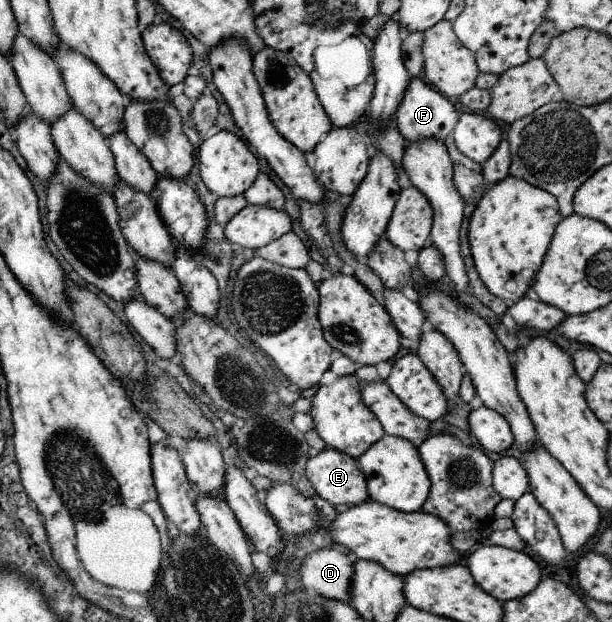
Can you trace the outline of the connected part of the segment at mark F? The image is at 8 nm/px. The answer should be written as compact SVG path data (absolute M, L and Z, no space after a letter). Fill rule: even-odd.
M415 76L409 80L402 102L399 103L393 117L393 122L408 143L427 138L437 138L444 141L457 125L459 116L459 111L449 97L440 94L429 83Z

